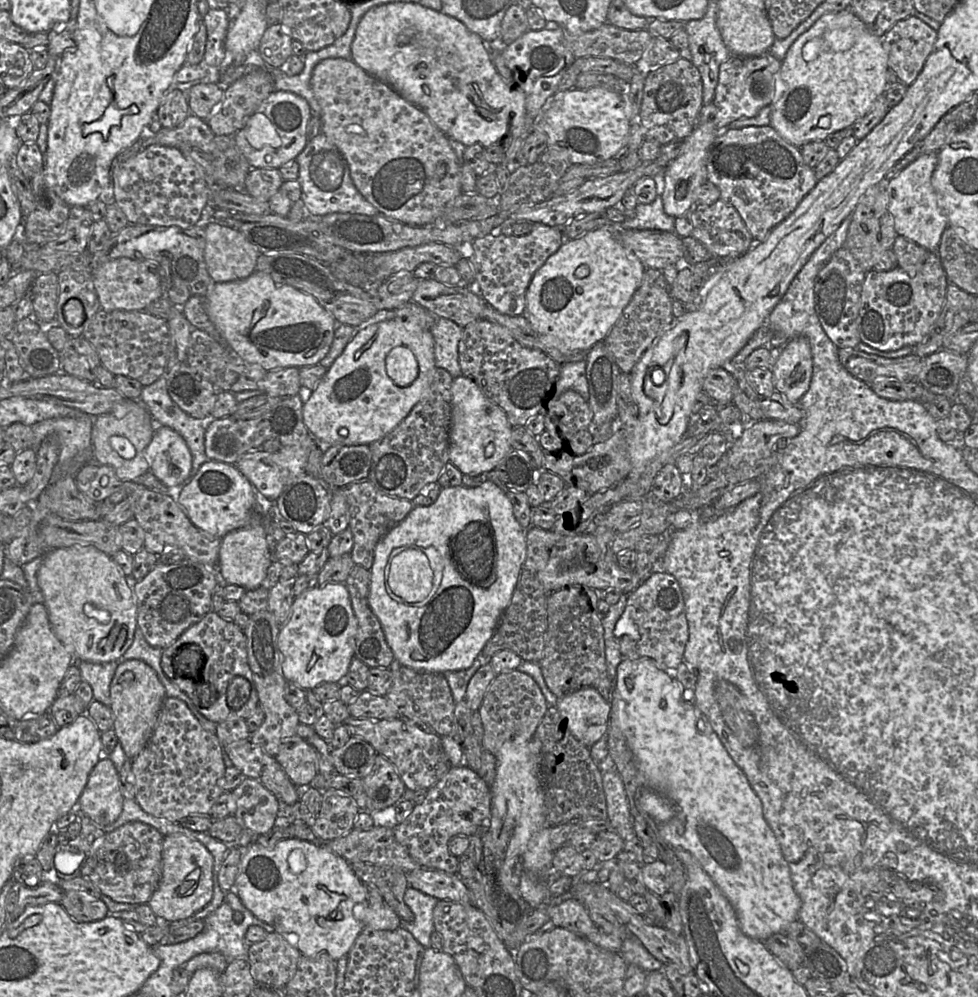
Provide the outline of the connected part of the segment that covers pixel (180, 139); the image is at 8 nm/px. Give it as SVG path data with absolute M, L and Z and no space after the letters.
M190 114L183 124L173 129L162 127L158 133L153 134L146 125L143 130L140 138L144 140L144 148L157 144L178 149L181 145L193 145L206 153L215 149L215 135L206 119L200 119L194 114Z

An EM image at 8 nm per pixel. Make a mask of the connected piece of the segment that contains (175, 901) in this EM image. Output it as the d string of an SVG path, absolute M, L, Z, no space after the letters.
M176 833L165 836L162 876L147 904L160 919L178 921L203 909L213 897L213 856L199 841Z

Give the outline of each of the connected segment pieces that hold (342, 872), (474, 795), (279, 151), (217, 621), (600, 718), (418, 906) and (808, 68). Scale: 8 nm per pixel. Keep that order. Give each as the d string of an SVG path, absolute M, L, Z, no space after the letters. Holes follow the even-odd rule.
M286 838L277 842L271 848L262 847L255 841L242 849L242 857L238 867L238 873L235 879L234 891L242 901L243 905L259 920L274 927L275 932L281 934L291 945L295 946L302 956L316 957L322 953L328 954L332 959L338 960L347 955L352 948L356 938L364 929L363 924L356 918L354 908L357 904L368 902L366 885L356 875L350 863L337 855L324 844L319 842L308 842L297 838Z
M466 764L452 766L443 778L427 791L424 801L415 804L401 823L393 825L397 841L421 867L456 874L459 858L448 849L448 841L456 835L472 836L480 832L491 814L491 792L486 782Z
M287 91L272 92L234 134L237 148L252 169L279 169L294 161L307 144L307 126L311 119L308 102Z
M214 610L186 629L171 646L162 651L161 667L171 683L192 700L197 711L217 724L227 719L243 718L246 720L258 705L256 686L248 665L245 634L232 621L220 617ZM202 683L213 685L217 691L217 699L209 707L201 706L197 696L197 686Z
M588 686L558 698L557 710L569 731L590 748L606 736L611 717L611 703Z
M409 886L404 894L404 902L414 914L411 922L402 922L401 927L409 931L423 946L424 950L431 948L430 936L435 931L433 910L439 900L433 896Z
M846 8L838 12L822 15L807 31L797 37L788 49L778 72L778 80L783 92L781 96L771 105L770 125L788 142L800 148L810 141L824 141L826 137L836 131L852 126L862 118L872 107L876 98L885 92L888 70L888 55L883 45L883 38L872 33L867 26L850 10Z

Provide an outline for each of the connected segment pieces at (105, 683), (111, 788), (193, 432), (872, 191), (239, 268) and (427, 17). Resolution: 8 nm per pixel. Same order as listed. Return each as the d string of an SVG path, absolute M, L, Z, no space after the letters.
M77 661L81 679L91 686L95 701L110 706L110 684L118 663L119 661L107 663Z
M103 755L89 774L76 810L104 828L121 814L124 797L119 772L107 755Z
M167 373L148 386L143 386L138 401L150 413L155 425L167 426L179 433L192 455L190 479L209 459L205 453L207 421L191 417L171 399L167 389Z
M884 178L878 184L867 189L852 213L852 221L847 233L845 247L866 272L874 270L881 254L892 249L895 238L898 236L893 218L888 210L888 182L889 179Z
M211 221L205 238L204 258L213 283L245 279L255 271L260 253L239 231Z
M394 2L379 5L369 9L361 18L354 39L351 44L351 59L365 72L376 79L388 84L397 93L411 104L421 108L432 120L435 126L440 129L448 138L461 142L466 147L473 144L480 144L484 148L495 144L500 138L522 125L522 118L525 115L525 93L519 87L508 86L492 64L485 48L485 41L477 34L470 31L459 20L448 16L441 11L435 11L418 3Z

